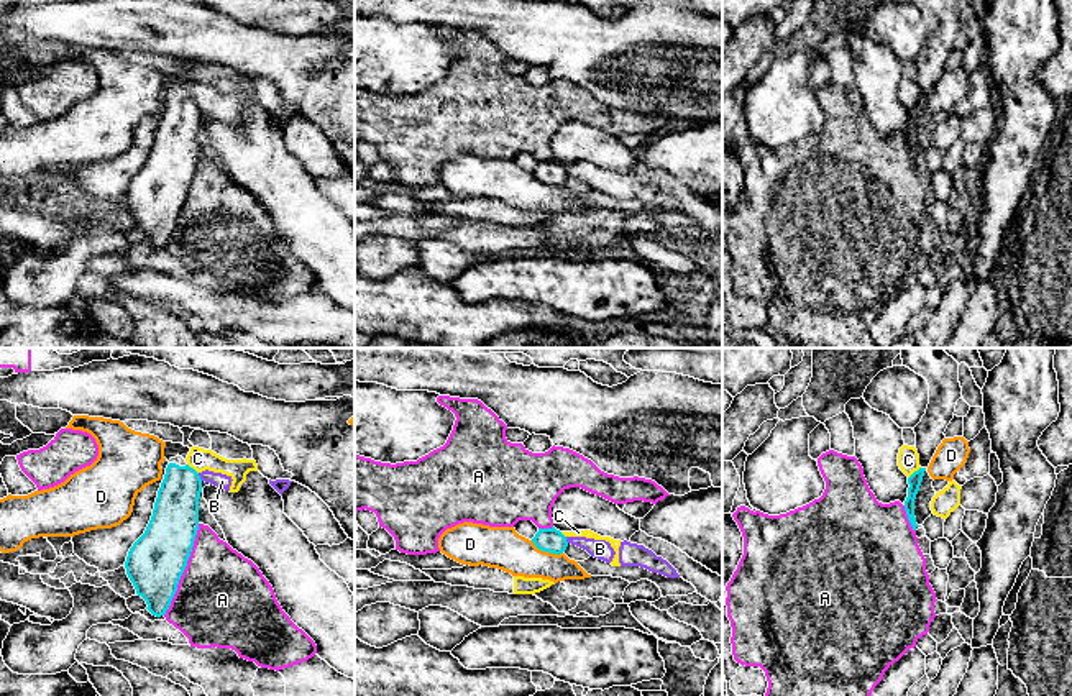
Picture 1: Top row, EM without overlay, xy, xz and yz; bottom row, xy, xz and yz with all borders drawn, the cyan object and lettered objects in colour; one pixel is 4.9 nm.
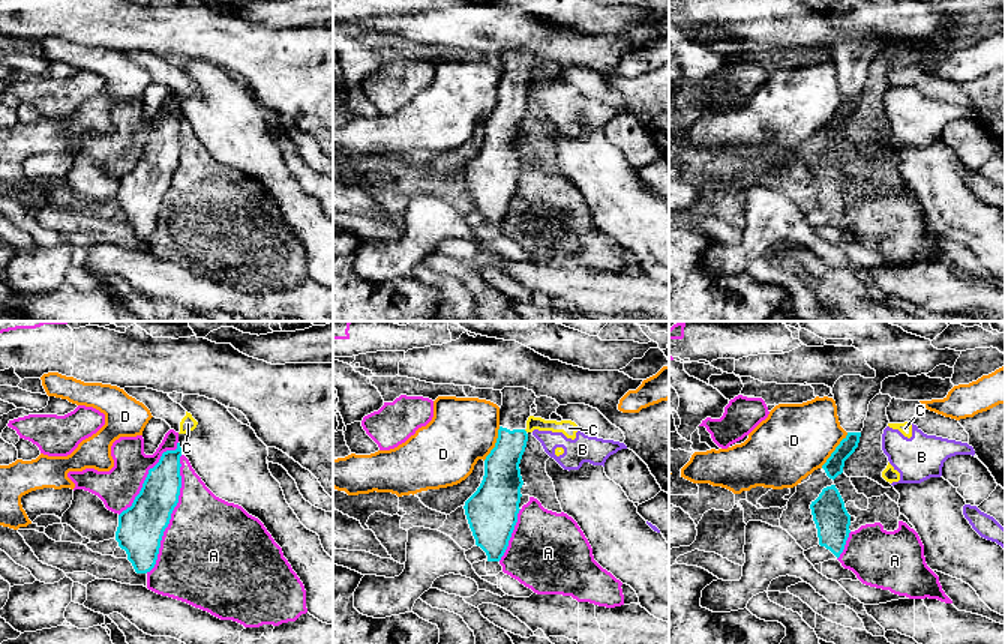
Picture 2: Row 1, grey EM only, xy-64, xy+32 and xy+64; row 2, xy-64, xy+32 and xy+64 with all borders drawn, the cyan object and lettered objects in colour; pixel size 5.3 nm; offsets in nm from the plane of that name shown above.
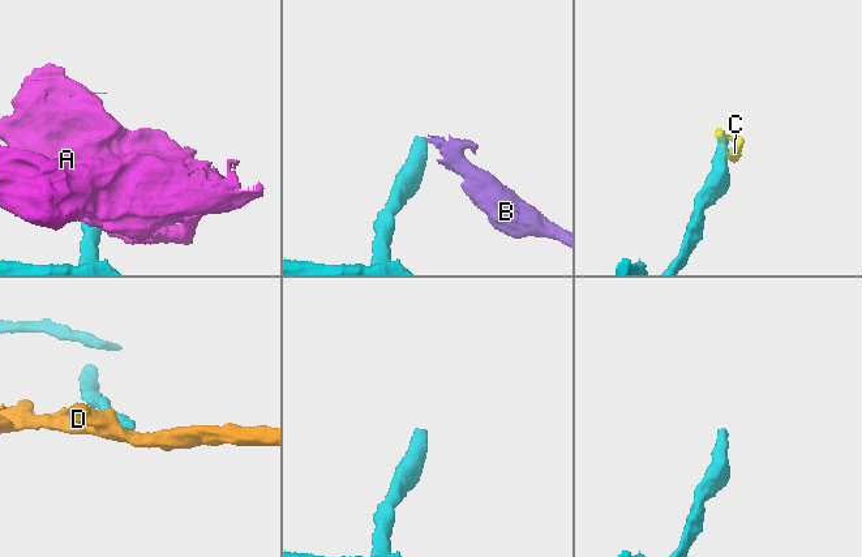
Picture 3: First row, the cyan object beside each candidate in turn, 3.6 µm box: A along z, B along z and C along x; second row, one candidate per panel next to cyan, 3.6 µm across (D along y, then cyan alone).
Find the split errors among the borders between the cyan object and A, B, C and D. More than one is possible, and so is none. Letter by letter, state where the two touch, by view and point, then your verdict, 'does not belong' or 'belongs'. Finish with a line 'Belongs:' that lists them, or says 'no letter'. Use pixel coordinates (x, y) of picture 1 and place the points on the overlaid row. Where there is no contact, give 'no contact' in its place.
A: xy (184, 568) | does not belong
B: xy (199, 476) | does not belong
C: yz (913, 473) | does not belong
D: xz (547, 550) | does not belong
Belongs: no letter

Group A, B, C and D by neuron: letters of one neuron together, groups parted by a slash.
A / B C / D

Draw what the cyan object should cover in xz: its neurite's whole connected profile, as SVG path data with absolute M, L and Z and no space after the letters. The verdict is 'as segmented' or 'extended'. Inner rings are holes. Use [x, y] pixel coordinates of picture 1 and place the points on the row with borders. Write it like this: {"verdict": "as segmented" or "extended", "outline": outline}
{"verdict": "as segmented", "outline": "M555 527L538 529L532 542L538 550L555 555L563 553L568 547L566 537Z"}

